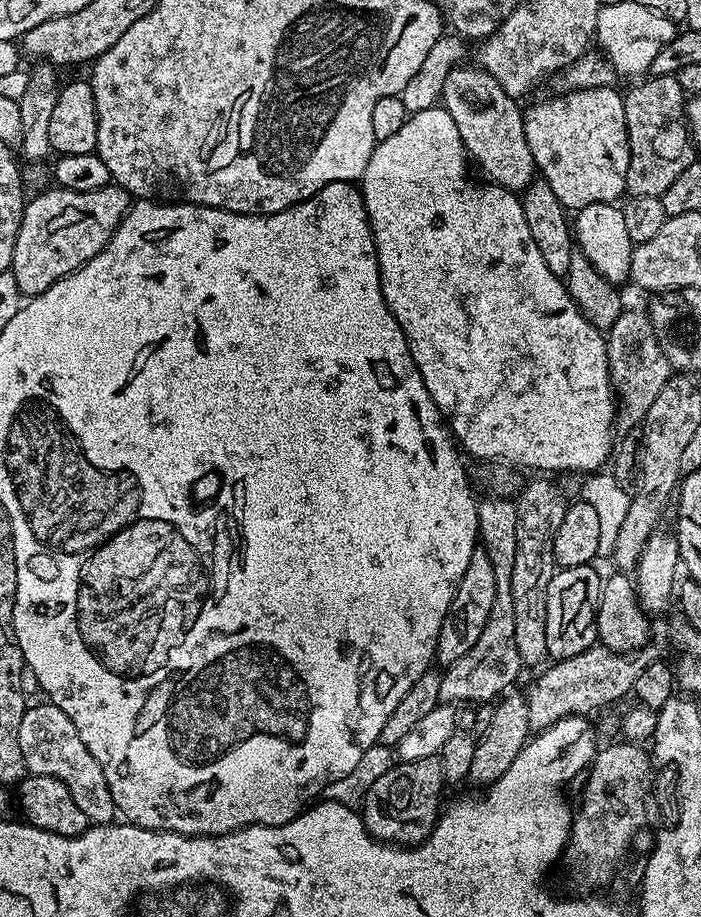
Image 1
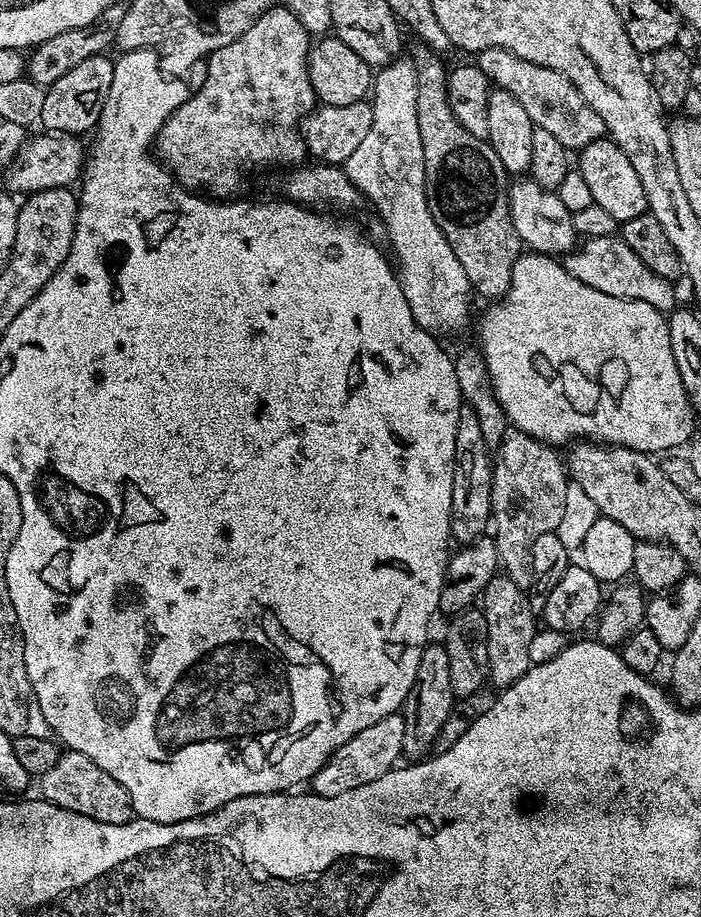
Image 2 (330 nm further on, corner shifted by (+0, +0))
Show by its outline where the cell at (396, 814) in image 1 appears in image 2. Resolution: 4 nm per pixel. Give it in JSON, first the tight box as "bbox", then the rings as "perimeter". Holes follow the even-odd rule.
{"bbox":[402,643,454,762],"perimeter":[[[429,643],[422,650],[422,658],[418,662],[418,674],[414,674],[414,686],[410,686],[410,694],[406,694],[404,699],[402,756],[405,761],[419,762],[432,752],[434,742],[438,738],[438,730],[442,730],[446,718],[450,718],[453,703],[454,697],[450,686],[450,654],[444,649],[443,643]]]}

